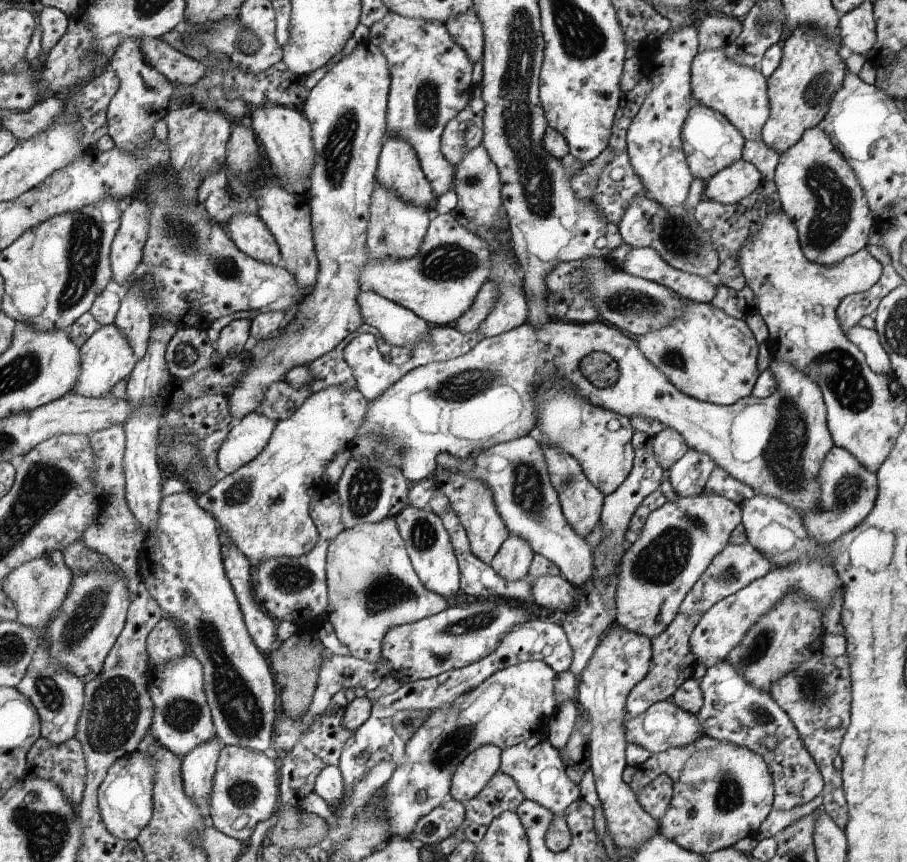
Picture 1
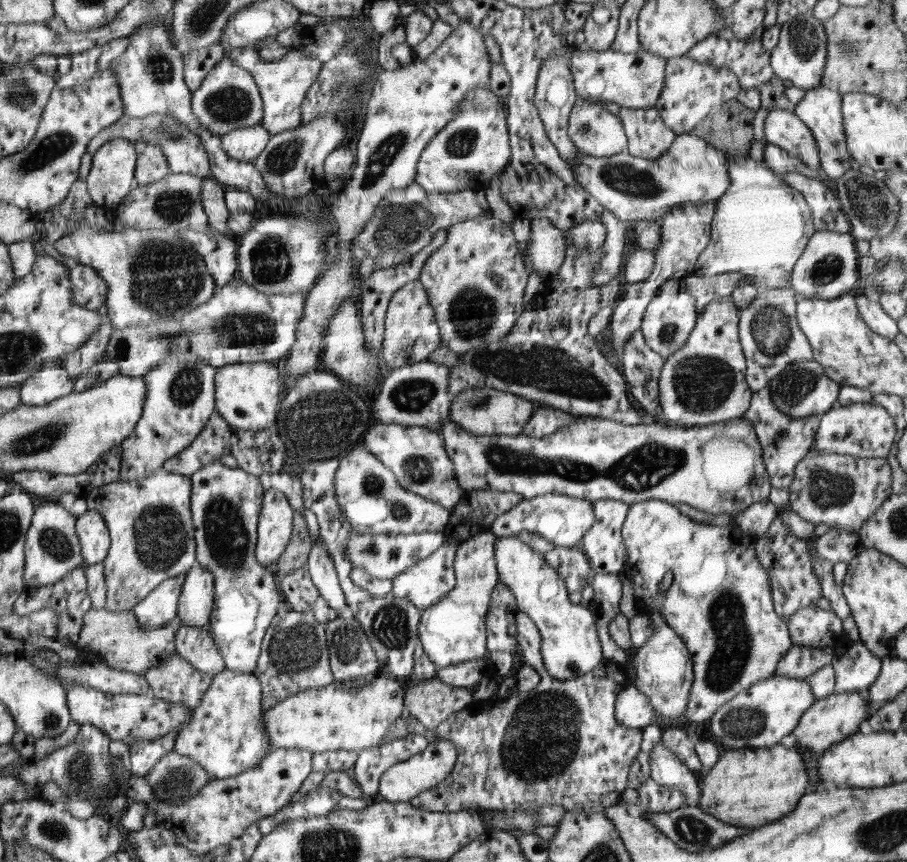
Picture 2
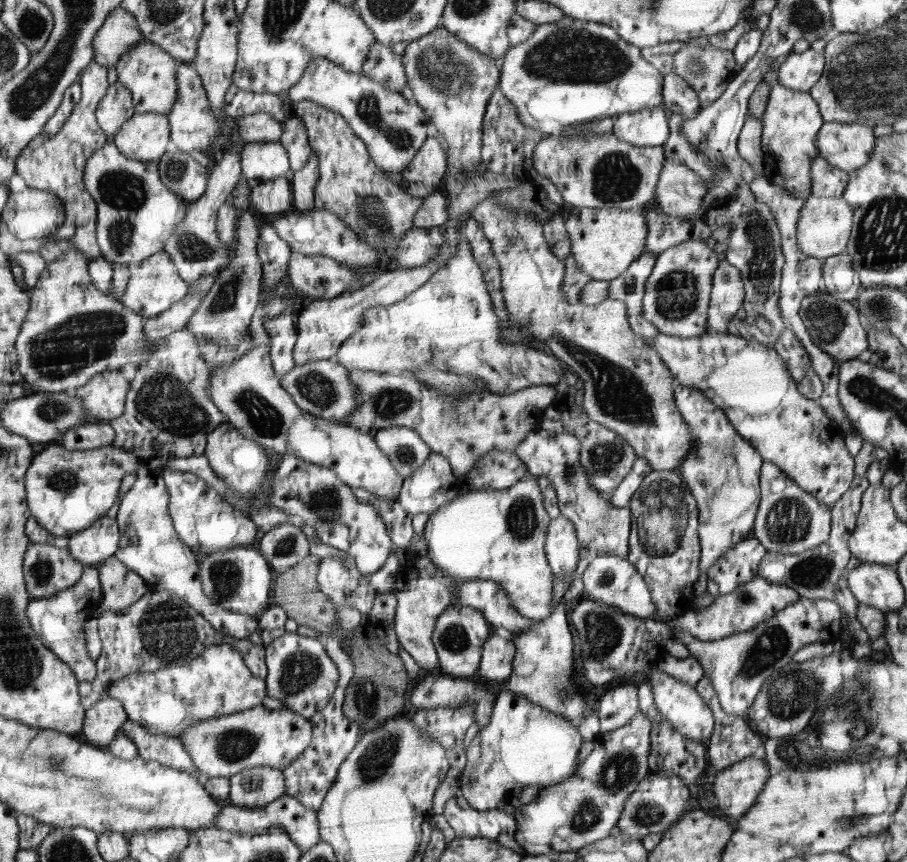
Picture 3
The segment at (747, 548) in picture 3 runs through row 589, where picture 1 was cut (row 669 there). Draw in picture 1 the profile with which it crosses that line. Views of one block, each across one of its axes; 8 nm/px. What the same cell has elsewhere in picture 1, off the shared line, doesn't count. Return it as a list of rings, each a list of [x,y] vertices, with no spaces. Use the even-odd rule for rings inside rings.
[[[726,659],[716,666],[707,668],[700,683],[705,702],[697,715],[705,728],[705,735],[746,746],[765,757],[770,770],[773,771],[776,785],[774,810],[791,810],[810,802],[823,791],[822,774],[813,756],[810,756],[810,752],[802,744],[795,724],[769,692],[764,692],[746,682],[746,678],[738,674]],[[766,736],[773,736],[779,740],[778,746],[766,748],[762,744]]]

